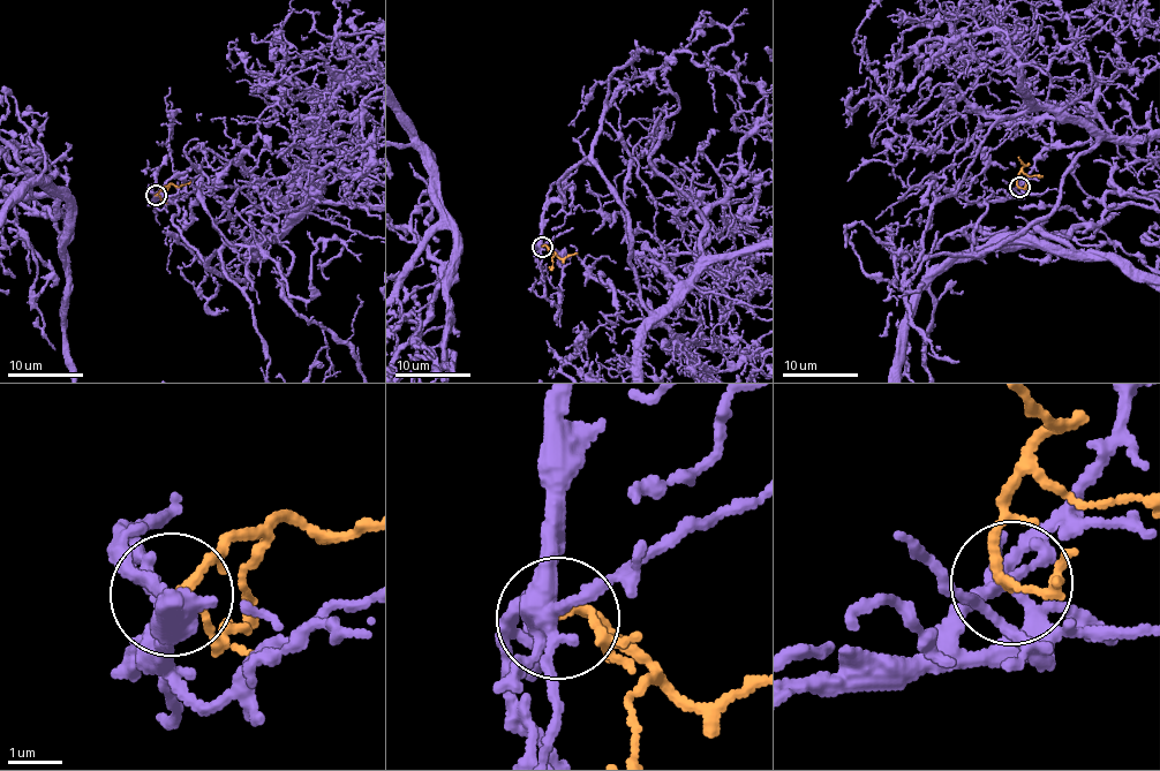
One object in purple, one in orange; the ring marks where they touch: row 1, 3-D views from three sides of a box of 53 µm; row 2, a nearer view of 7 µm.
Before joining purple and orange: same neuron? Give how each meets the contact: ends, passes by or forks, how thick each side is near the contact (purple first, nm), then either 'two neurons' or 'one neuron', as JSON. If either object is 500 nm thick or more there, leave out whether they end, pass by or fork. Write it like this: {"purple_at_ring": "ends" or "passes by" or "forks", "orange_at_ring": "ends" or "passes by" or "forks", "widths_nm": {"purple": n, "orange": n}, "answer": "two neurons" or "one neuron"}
{"purple_at_ring": "passes by", "orange_at_ring": "passes by", "widths_nm": {"purple": 200, "orange": 130}, "answer": "one neuron"}

